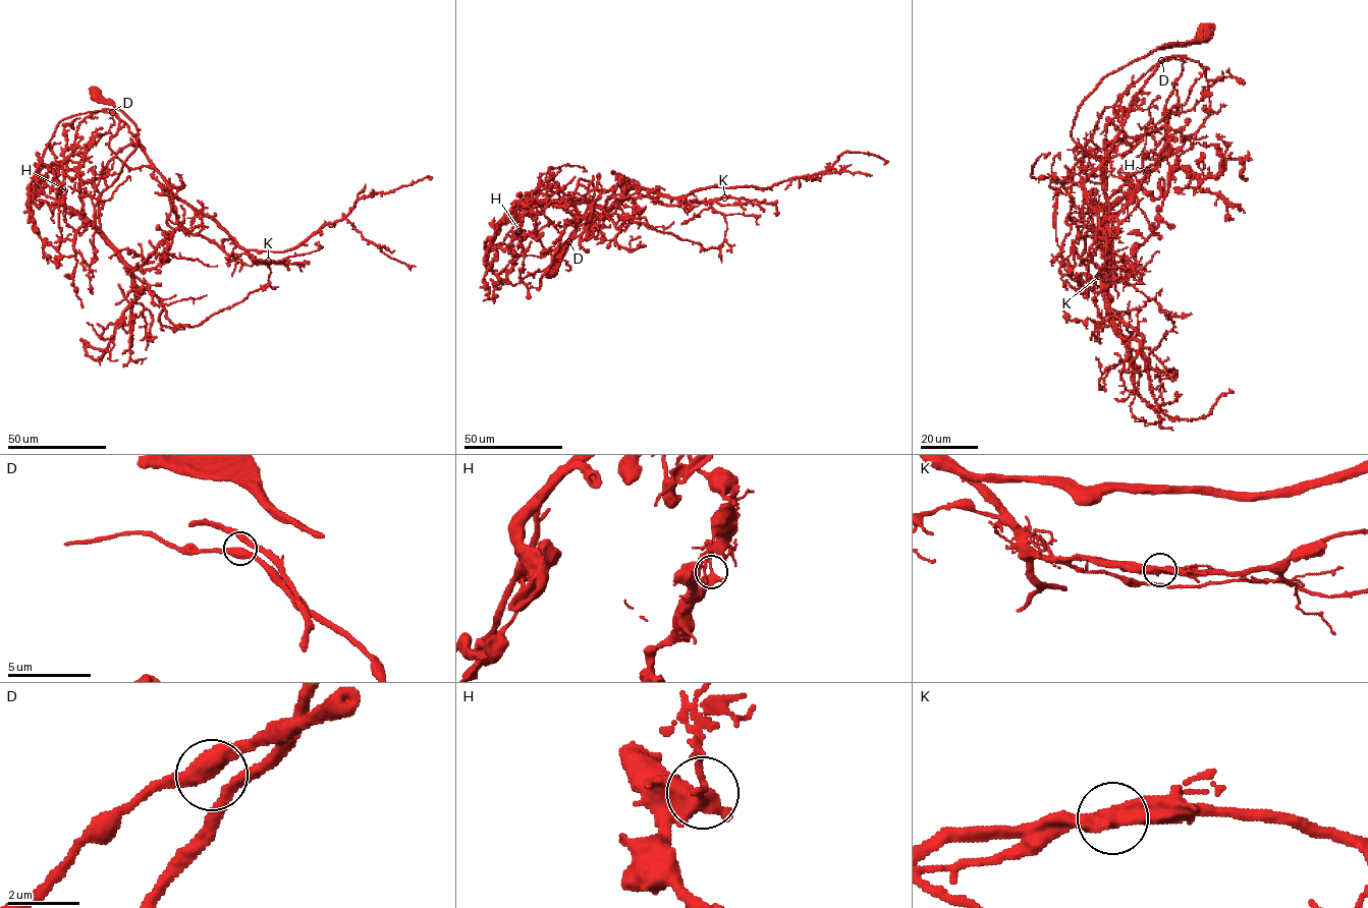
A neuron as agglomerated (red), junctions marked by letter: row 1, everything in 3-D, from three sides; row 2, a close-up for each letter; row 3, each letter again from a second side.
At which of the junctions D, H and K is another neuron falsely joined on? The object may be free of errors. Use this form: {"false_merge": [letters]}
{"false_merge": ["K"]}

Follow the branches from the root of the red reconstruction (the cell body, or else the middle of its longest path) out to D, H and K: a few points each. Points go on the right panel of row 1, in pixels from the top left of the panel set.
D: (1204, 34), (1079, 109), (1109, 230), (1082, 148), (1161, 60)
H: (1204, 34), (1108, 74), (1079, 109), (1071, 136), (1105, 168), (1109, 230), (1108, 211), (1133, 193), (1147, 170)
K: (1204, 34), (1079, 109), (1111, 219), (1098, 277)

